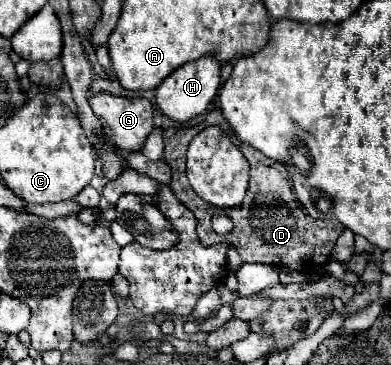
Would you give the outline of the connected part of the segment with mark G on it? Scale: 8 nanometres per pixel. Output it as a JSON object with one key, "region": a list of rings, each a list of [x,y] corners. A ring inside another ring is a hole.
{"region":[[[98,92],[94,96],[90,96],[90,106],[94,110],[94,114],[98,116],[98,120],[102,120],[102,128],[104,134],[120,148],[120,150],[140,150],[148,138],[148,134],[152,132],[154,124],[152,124],[152,116],[154,116],[154,108],[150,104],[150,100],[146,98],[124,98],[124,96],[114,96],[108,92]]]}

